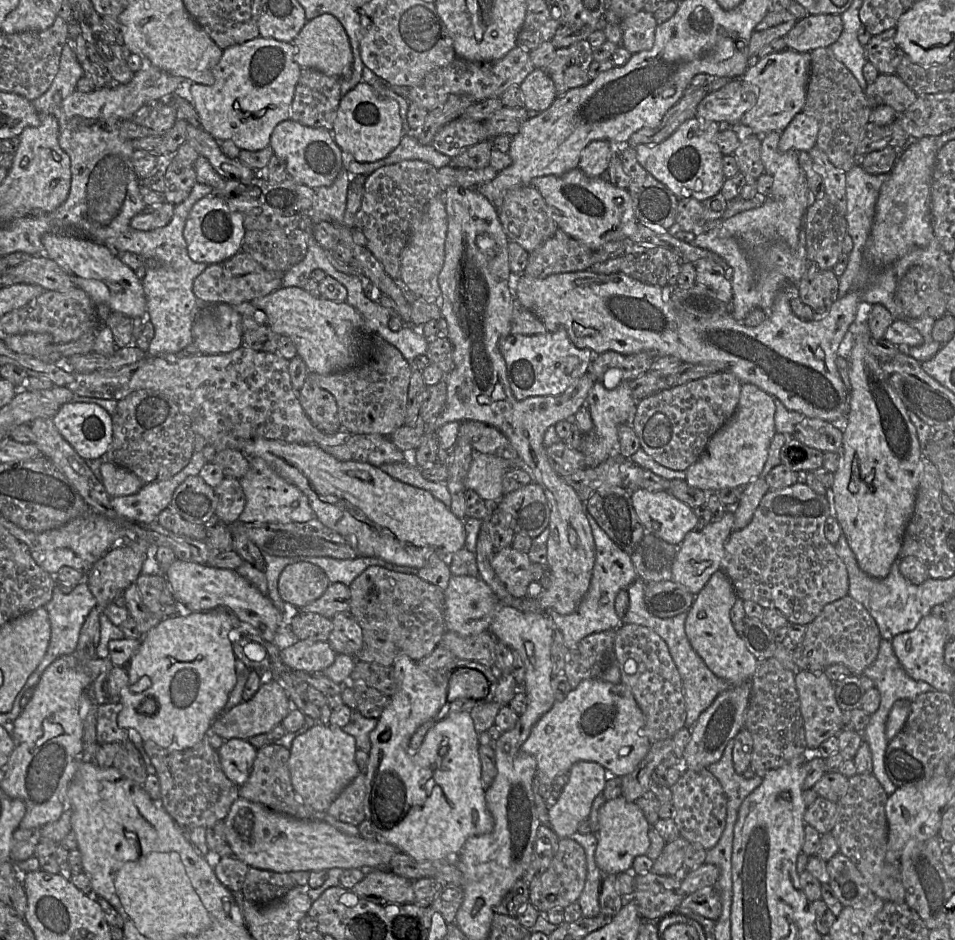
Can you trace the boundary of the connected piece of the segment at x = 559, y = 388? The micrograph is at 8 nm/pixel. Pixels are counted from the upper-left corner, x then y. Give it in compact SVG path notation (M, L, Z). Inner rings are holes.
M563 330L538 335L510 334L499 343L511 390L518 400L533 396L557 396L588 372L594 354L576 347Z

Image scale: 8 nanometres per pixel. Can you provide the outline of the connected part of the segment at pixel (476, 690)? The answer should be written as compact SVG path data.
M462 668L452 676L449 684L449 701L458 699L480 699L489 692L486 675L475 669Z

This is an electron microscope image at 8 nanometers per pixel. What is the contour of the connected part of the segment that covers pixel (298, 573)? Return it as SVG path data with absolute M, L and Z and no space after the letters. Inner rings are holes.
M300 561L286 566L281 572L278 592L286 603L302 608L320 598L329 584L330 581L318 566Z

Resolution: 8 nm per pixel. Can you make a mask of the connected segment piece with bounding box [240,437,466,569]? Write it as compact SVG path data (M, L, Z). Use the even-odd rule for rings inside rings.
M262 437L242 441L240 451L247 457L263 459L277 475L299 488L307 496L321 523L347 539L358 556L380 558L392 564L419 569L430 558L449 559L465 547L463 519L455 516L449 507L428 491L400 482L379 467L363 462L340 461L314 444L288 443Z

